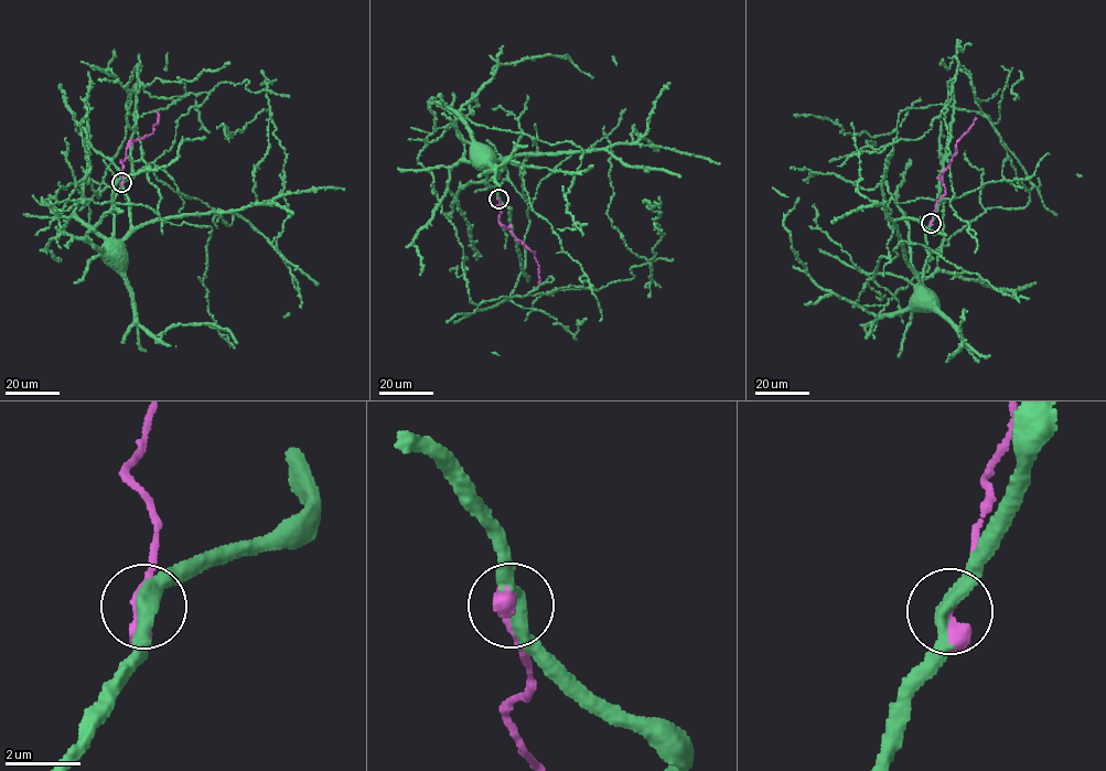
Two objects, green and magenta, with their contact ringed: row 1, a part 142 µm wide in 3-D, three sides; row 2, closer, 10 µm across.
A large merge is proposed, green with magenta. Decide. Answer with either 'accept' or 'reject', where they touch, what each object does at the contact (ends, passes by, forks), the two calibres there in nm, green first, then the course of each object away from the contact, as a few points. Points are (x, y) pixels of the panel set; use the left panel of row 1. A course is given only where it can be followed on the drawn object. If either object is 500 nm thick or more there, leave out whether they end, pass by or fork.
reject | (121, 182) | green passes by | magenta ends | 400/440 nm | green via (121, 182), (111, 206), (113, 246) | magenta via (121, 182), (124, 168), (120, 162), (126, 158), (128, 142), (153, 132), (153, 126), (158, 122), (157, 110)

